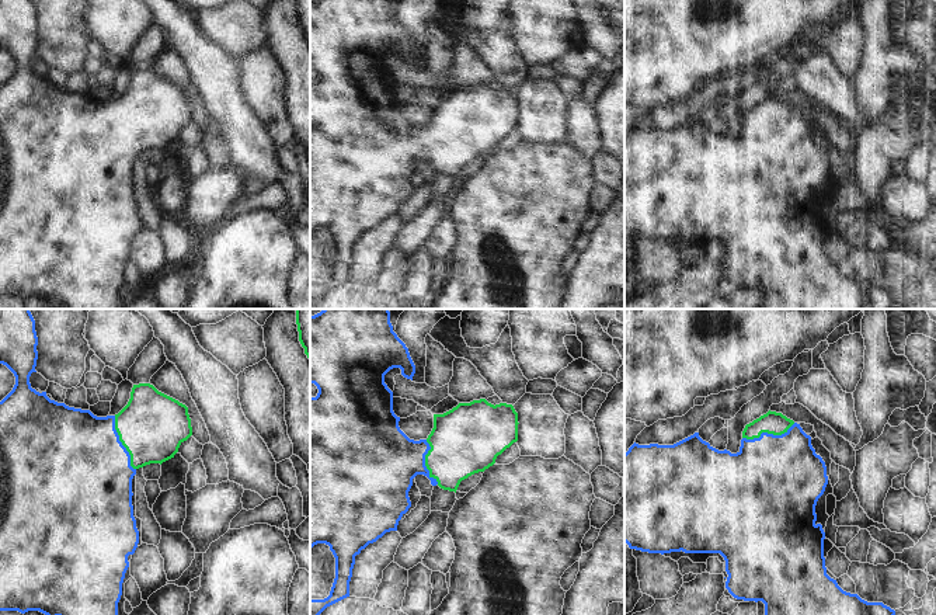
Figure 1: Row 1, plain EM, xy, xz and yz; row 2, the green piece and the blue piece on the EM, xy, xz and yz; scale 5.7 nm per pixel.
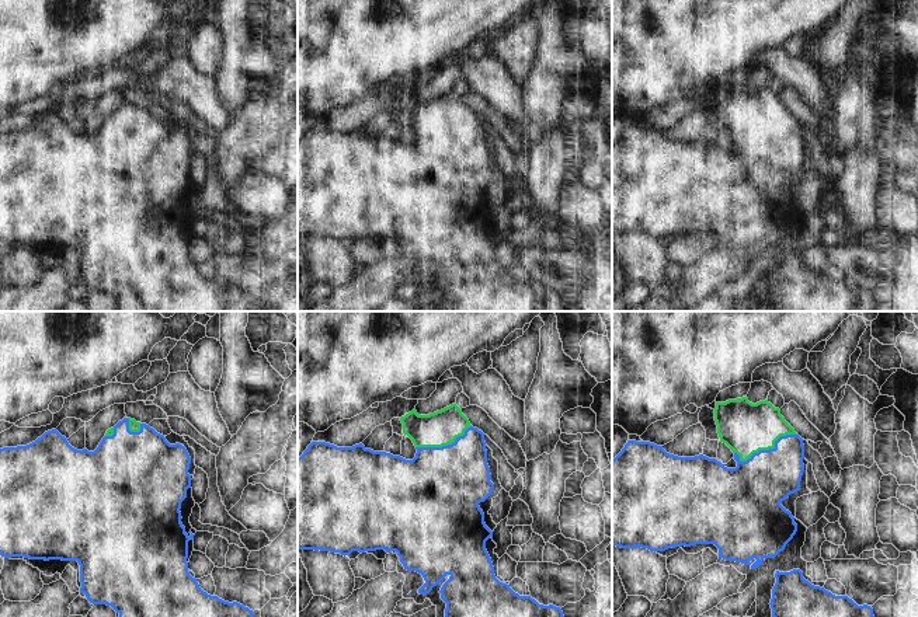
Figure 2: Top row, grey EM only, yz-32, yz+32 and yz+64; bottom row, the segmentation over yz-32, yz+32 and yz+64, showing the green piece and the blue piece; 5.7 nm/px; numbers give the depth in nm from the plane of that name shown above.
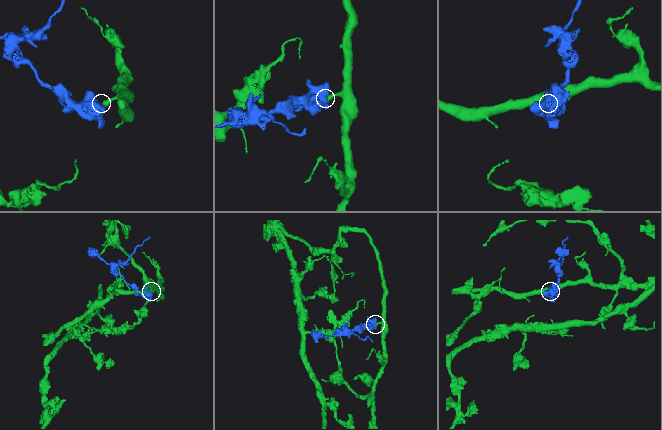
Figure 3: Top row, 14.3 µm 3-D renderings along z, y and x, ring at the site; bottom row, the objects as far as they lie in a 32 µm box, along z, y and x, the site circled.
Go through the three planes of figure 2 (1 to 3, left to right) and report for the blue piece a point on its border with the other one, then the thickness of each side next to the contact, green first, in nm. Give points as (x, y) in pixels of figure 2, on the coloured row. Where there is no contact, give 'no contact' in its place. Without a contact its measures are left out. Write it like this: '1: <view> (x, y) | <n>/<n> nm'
1: yz-32 (129, 429) | 60/480 nm
2: yz+32 (444, 445) | 200/460 nm
3: yz+64 (765, 449) | 300/340 nm

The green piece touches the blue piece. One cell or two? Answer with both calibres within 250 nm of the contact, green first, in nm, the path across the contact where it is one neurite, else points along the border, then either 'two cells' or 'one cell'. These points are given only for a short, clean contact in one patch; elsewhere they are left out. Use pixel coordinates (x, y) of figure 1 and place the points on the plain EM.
calibres 380 and 500 nm; one cell

